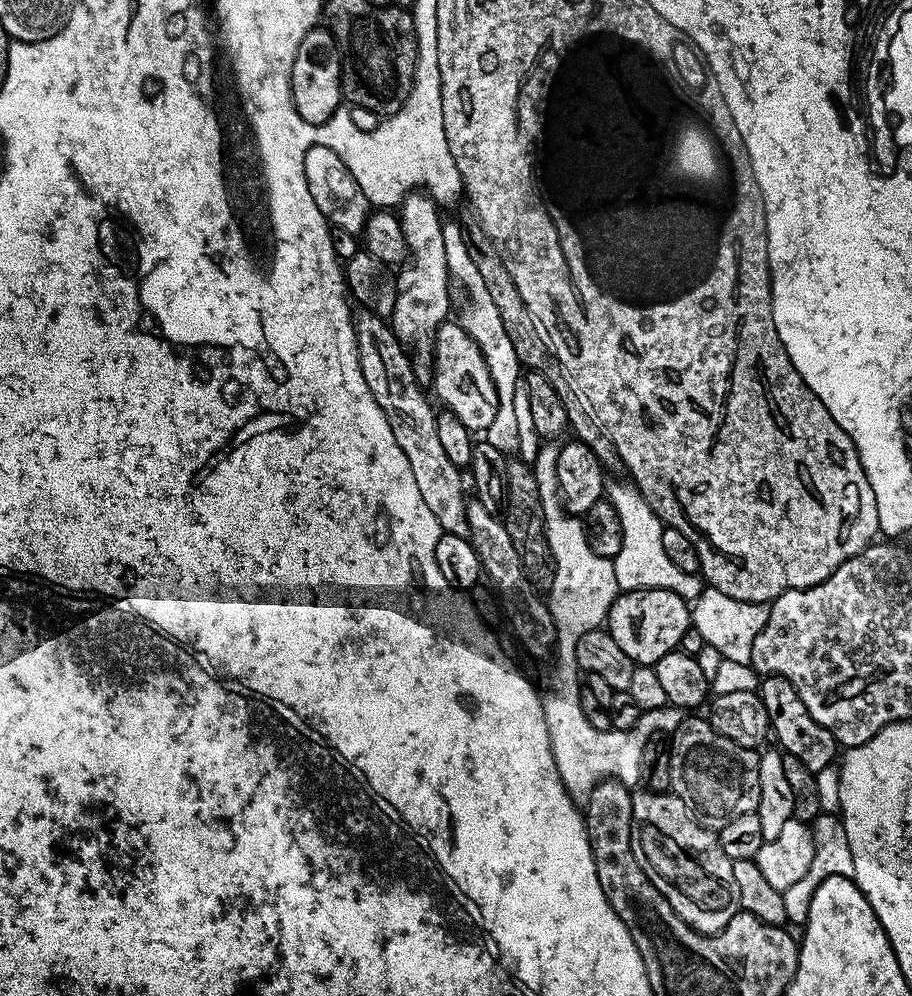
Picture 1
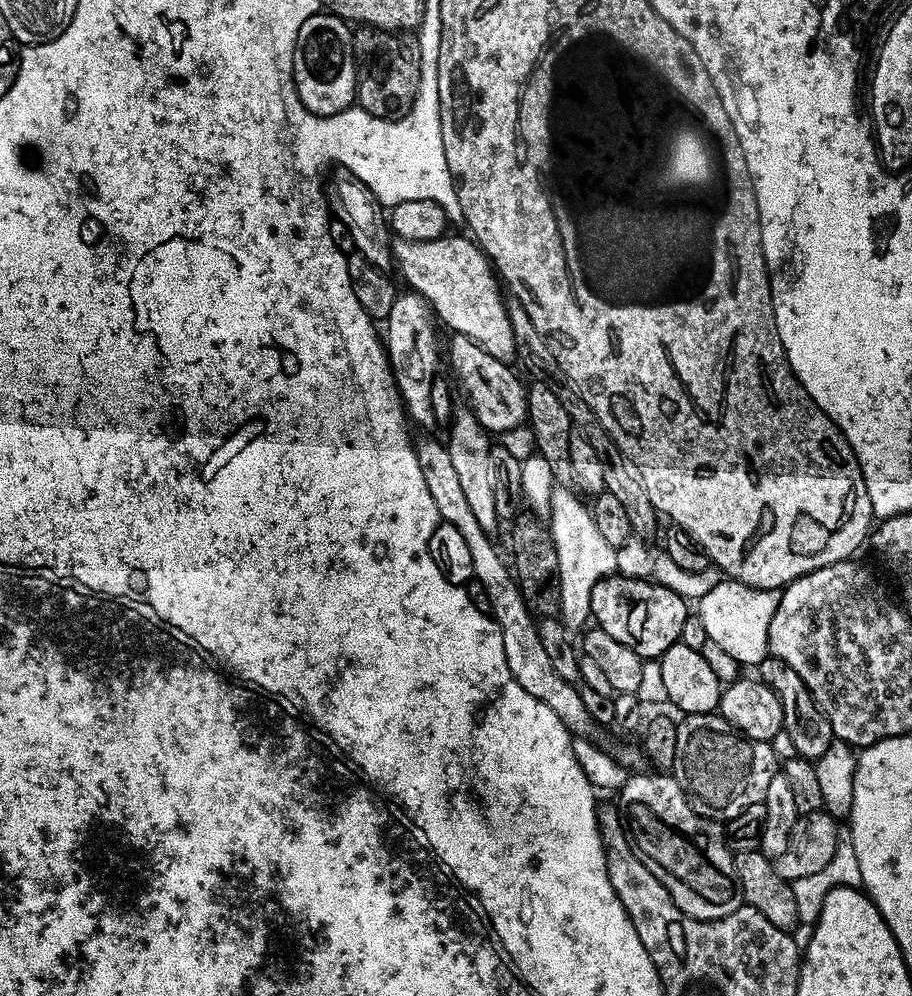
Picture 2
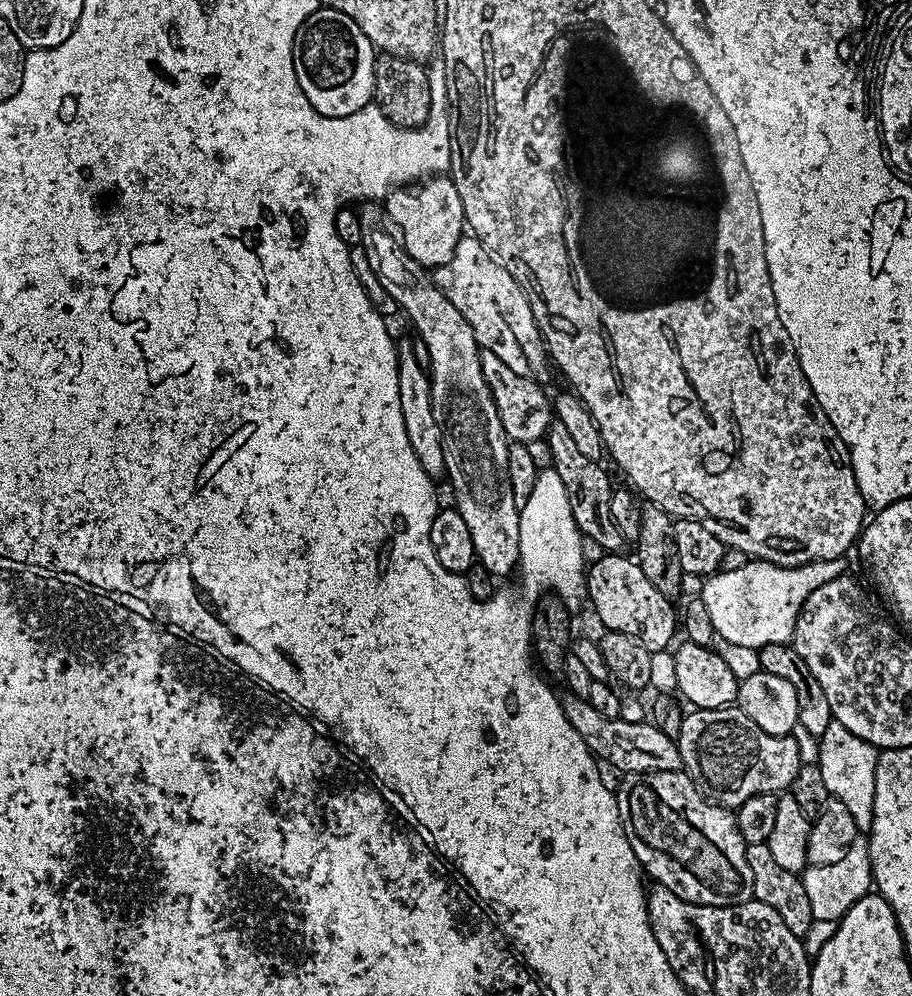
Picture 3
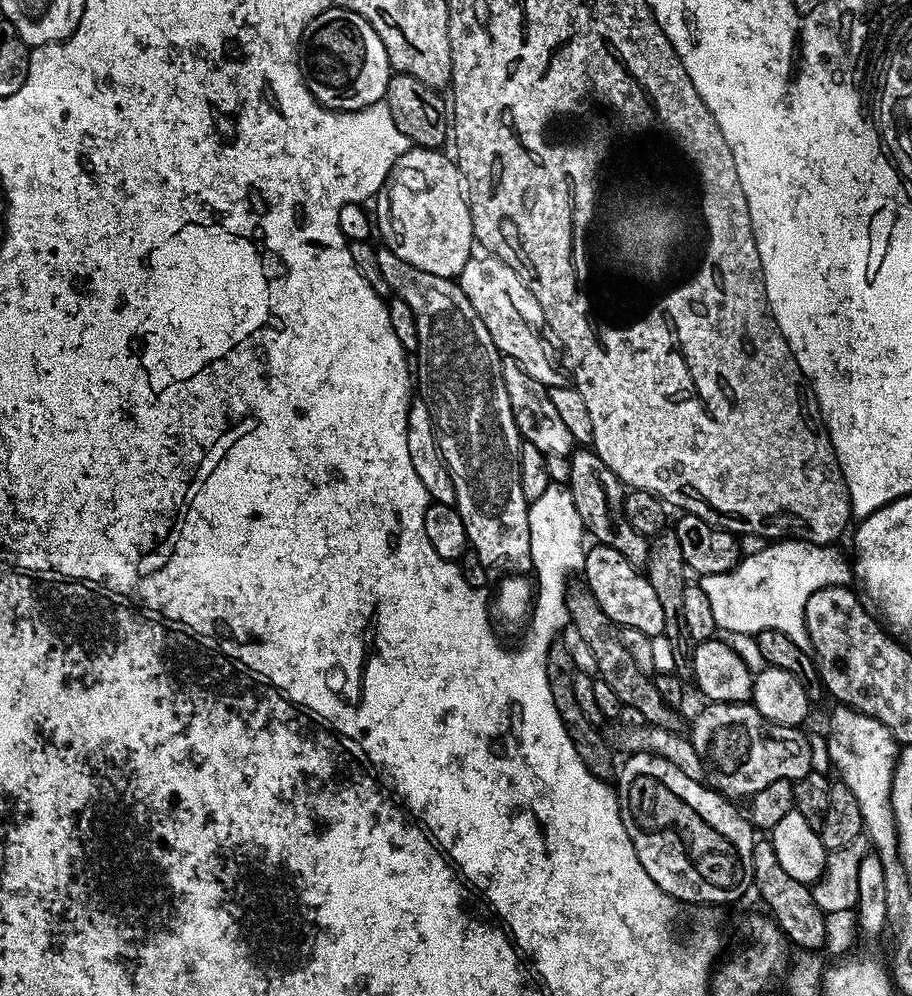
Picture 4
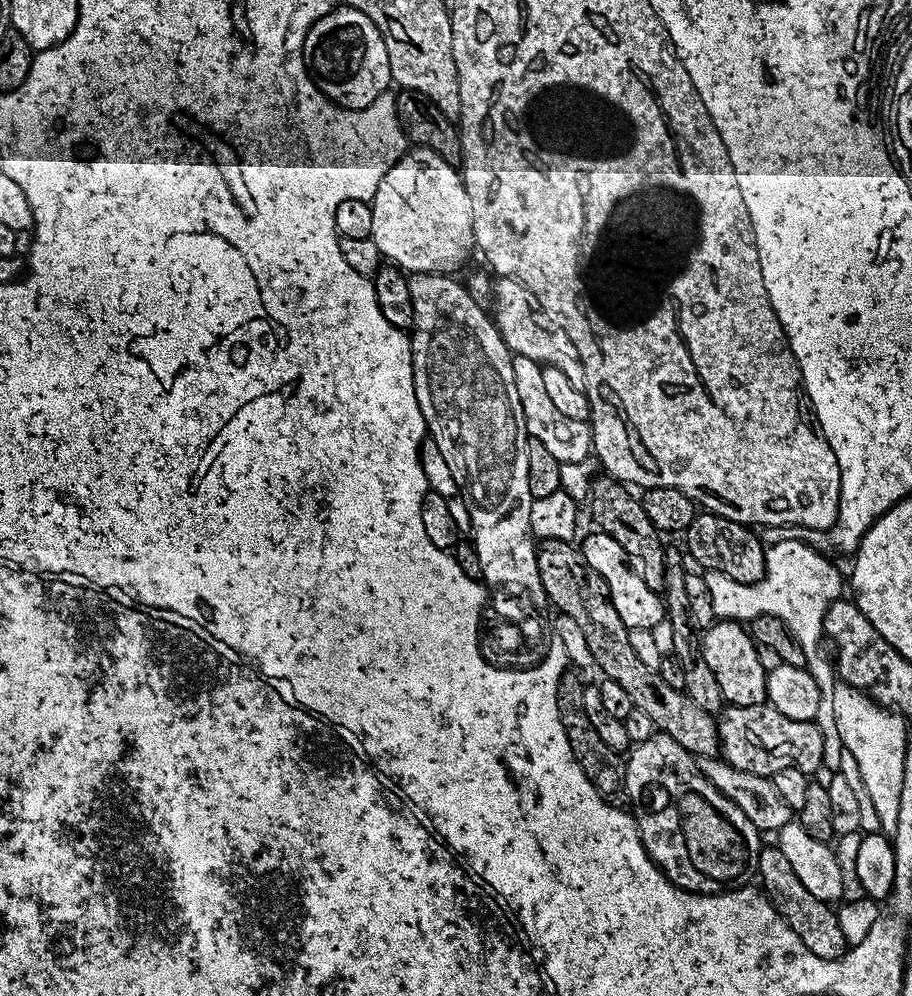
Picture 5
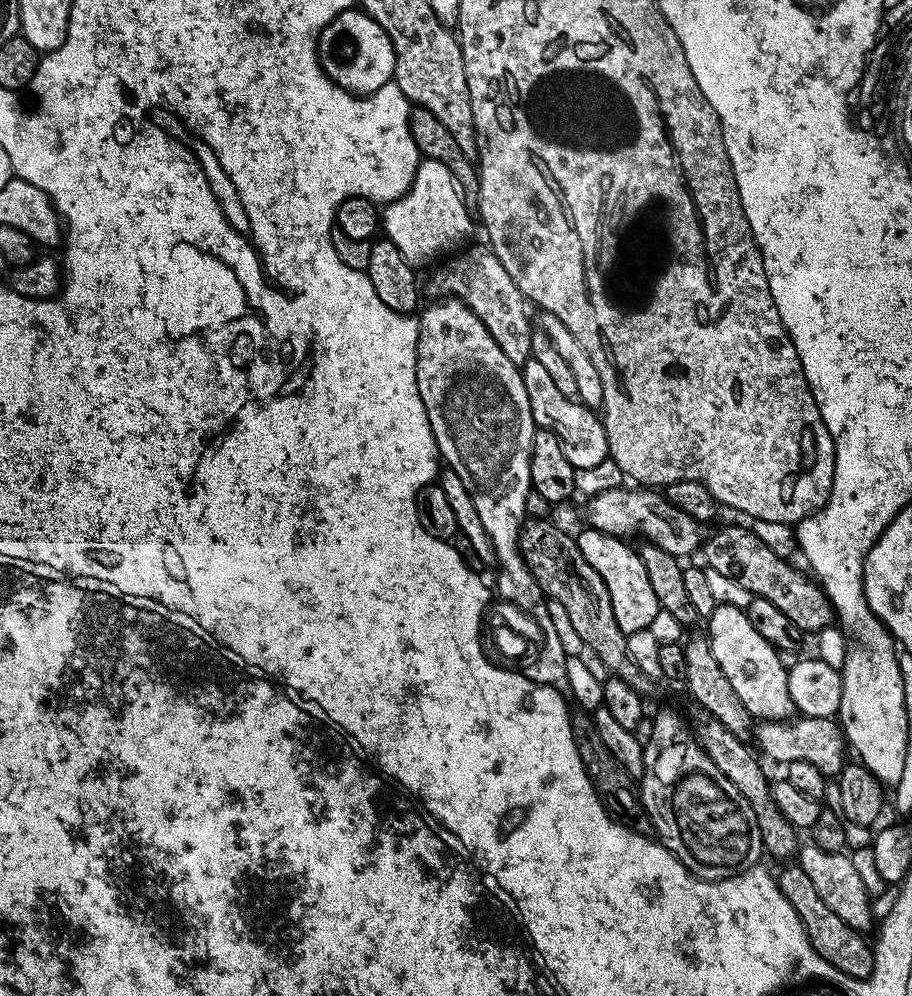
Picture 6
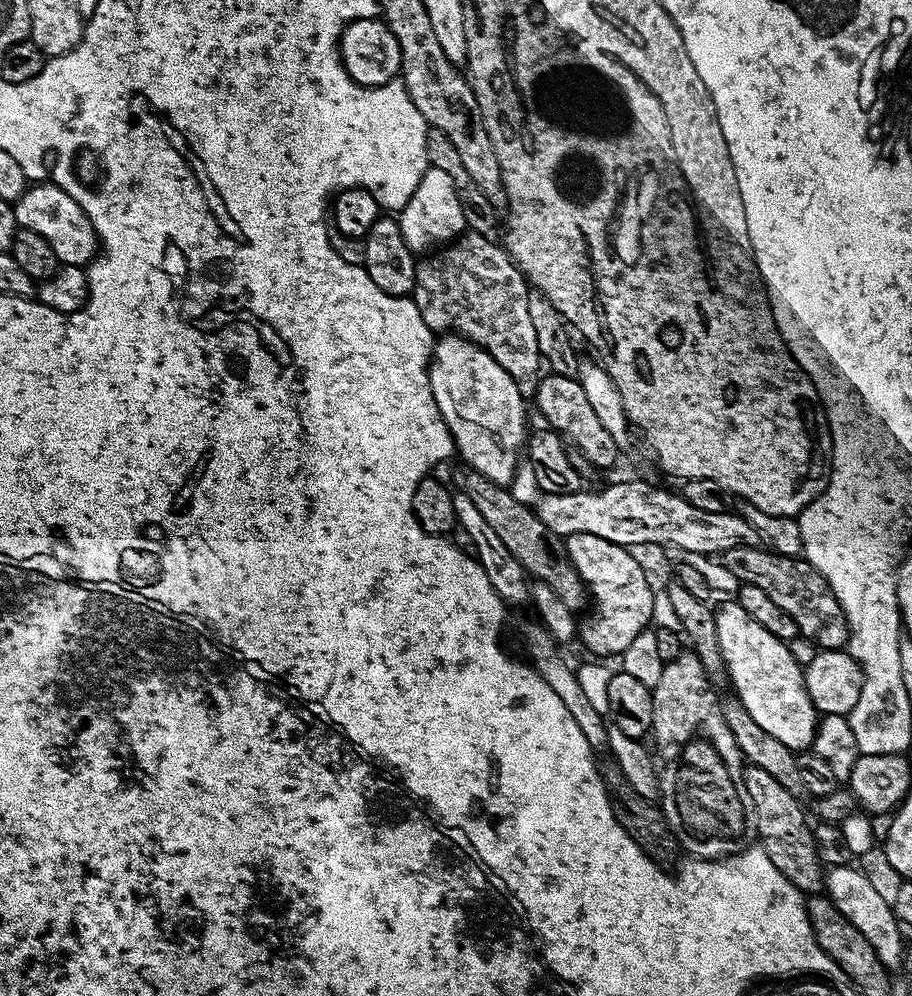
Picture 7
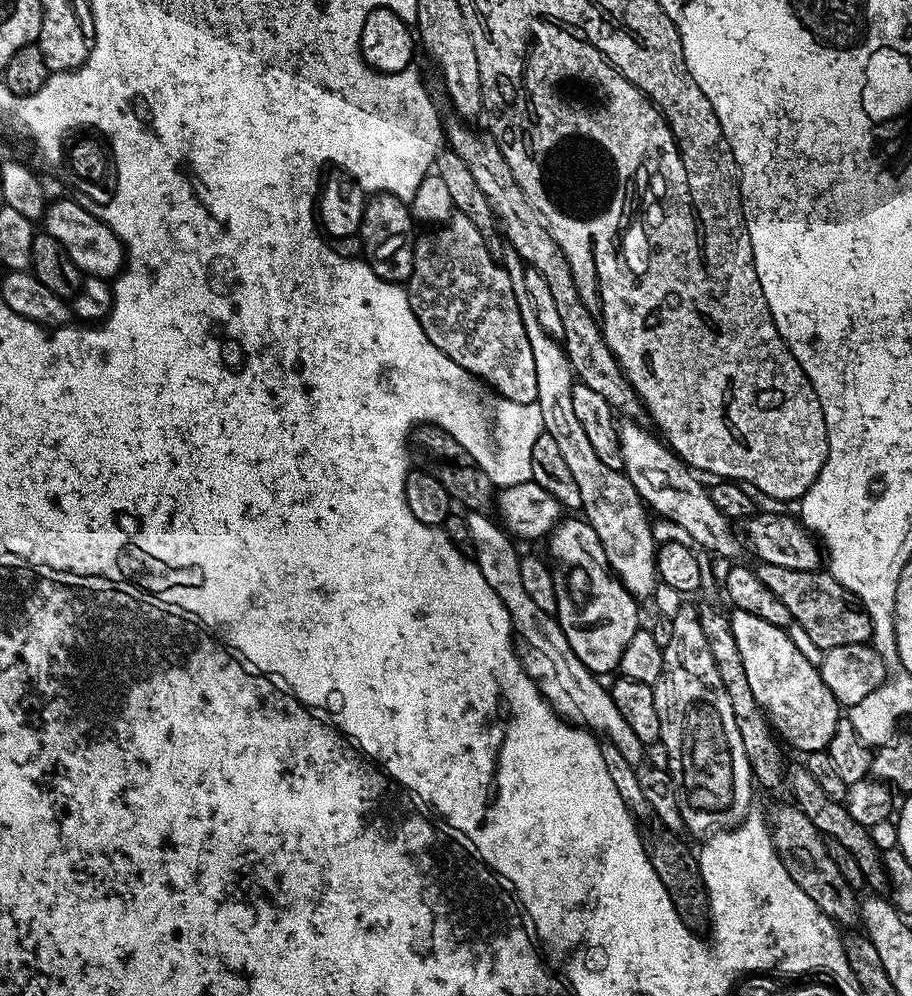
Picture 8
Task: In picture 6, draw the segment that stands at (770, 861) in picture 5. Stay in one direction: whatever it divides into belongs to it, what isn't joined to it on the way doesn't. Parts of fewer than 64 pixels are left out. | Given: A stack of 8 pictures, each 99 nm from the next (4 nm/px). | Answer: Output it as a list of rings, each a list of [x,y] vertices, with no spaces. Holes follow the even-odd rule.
[[[788,862],[781,868],[784,869],[778,872],[780,889],[782,894],[786,894],[786,902],[790,902],[790,906],[794,906],[794,910],[806,930],[810,946],[814,946],[817,954],[842,974],[854,976],[858,980],[868,979],[872,974],[873,945],[869,941],[868,944],[864,941],[865,933],[842,922],[842,918],[838,918],[838,914],[834,914],[834,910],[830,910],[830,906],[826,906],[826,902],[822,902],[818,889],[810,883],[806,870],[802,870],[799,863]]]

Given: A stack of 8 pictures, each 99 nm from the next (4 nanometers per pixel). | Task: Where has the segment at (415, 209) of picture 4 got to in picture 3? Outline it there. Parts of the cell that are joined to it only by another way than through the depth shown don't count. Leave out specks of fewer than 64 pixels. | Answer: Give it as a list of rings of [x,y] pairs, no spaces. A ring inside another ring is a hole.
[[[436,174],[410,185],[395,187],[385,197],[384,209],[384,226],[403,246],[404,252],[422,268],[429,266],[429,269],[434,270],[440,265],[445,265],[453,257],[454,248],[464,235],[466,225],[464,211],[462,210],[462,200],[458,195],[456,184],[453,183],[451,177],[444,174]]]

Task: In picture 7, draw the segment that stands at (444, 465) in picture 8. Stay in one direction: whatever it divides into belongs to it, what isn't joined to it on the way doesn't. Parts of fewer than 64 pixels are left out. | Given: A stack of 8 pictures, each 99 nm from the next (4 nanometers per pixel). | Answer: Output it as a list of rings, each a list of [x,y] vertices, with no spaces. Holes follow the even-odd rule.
[[[464,466],[461,469],[456,476],[455,487],[466,494],[466,498],[470,498],[474,506],[478,506],[478,511],[482,513],[482,518],[486,518],[486,522],[490,522],[494,534],[502,538],[502,546],[506,546],[506,550],[510,550],[510,554],[518,558],[529,577],[546,582],[546,586],[550,586],[550,590],[554,590],[554,594],[558,594],[562,602],[566,602],[566,606],[573,610],[579,609],[580,599],[585,599],[586,589],[575,566],[570,562],[568,546],[562,537],[554,534],[554,530],[542,526],[542,518],[538,518],[529,505],[527,508],[522,501],[515,500],[508,493],[507,487],[490,482],[473,468]]]

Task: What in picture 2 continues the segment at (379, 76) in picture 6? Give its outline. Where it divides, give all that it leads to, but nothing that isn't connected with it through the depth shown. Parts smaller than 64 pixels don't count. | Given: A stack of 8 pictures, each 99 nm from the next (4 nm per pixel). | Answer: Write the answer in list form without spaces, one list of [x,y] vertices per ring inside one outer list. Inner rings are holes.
[[[327,10],[302,22],[294,46],[294,82],[298,98],[318,118],[331,118],[353,107],[356,98],[356,51],[349,21]]]

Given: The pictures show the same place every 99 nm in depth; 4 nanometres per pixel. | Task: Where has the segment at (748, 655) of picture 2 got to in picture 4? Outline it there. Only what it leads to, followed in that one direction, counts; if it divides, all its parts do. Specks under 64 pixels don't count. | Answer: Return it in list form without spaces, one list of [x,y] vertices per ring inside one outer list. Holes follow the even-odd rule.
[[[781,538],[763,546],[749,556],[747,553],[729,572],[699,577],[698,583],[706,590],[716,627],[753,637],[762,630],[778,630],[790,642],[798,642],[800,648],[811,649],[804,621],[806,602],[818,590],[853,583],[849,557],[844,557],[832,544],[812,544],[795,538]]]

